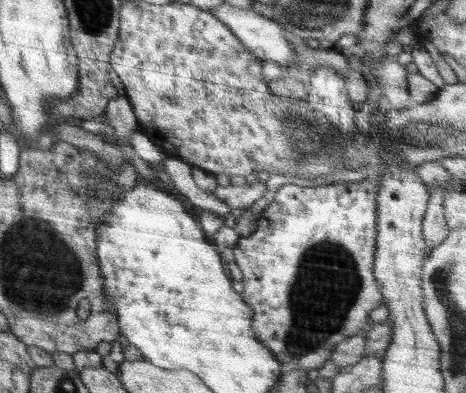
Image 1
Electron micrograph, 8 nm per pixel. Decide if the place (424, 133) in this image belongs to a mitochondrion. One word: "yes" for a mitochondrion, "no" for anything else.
yes

